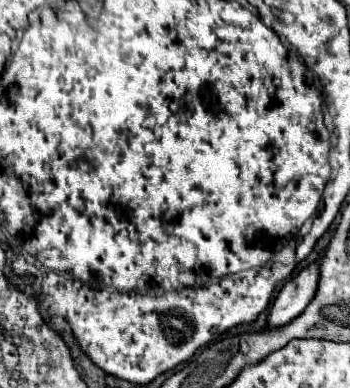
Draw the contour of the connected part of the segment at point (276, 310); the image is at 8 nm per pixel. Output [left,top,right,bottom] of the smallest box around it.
[267,261,319,329]

